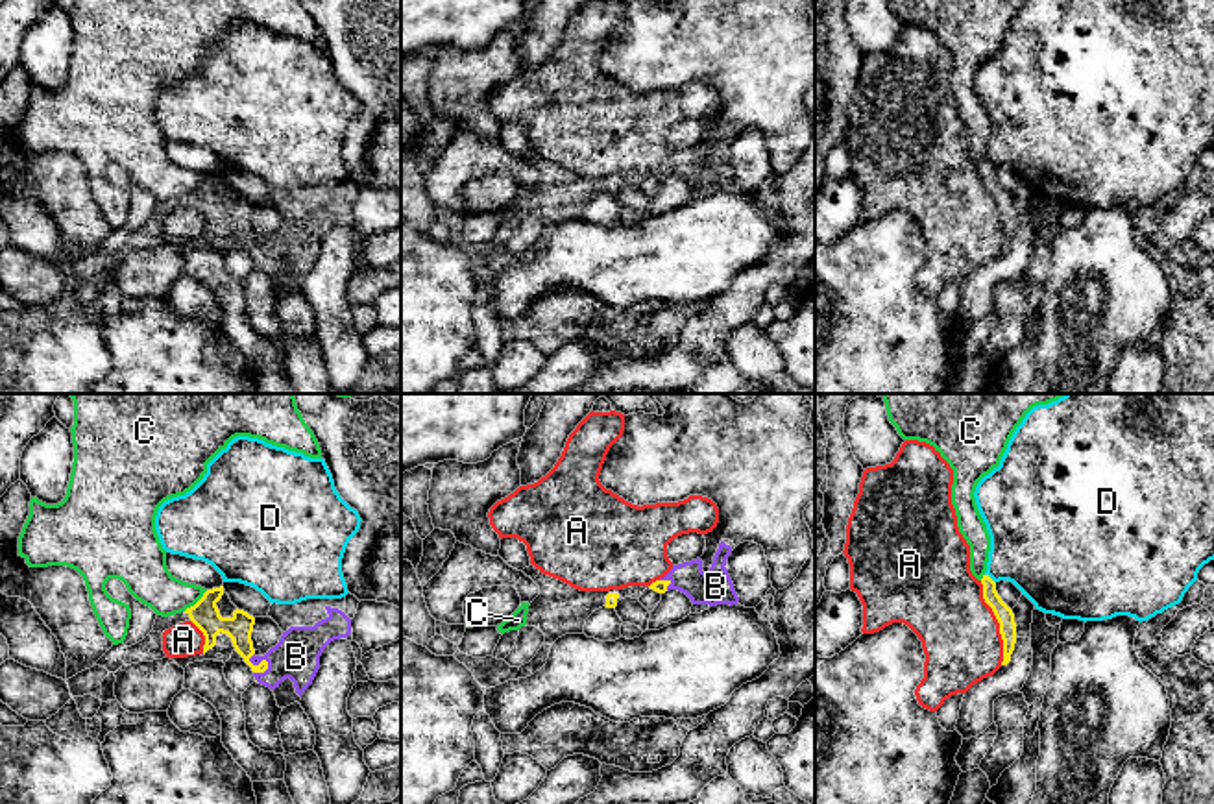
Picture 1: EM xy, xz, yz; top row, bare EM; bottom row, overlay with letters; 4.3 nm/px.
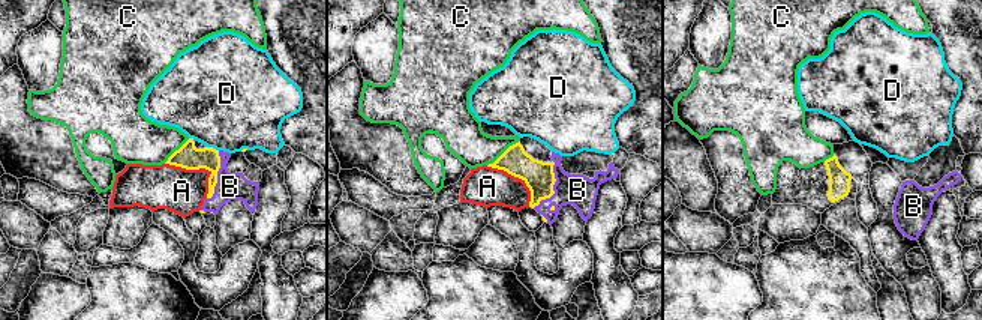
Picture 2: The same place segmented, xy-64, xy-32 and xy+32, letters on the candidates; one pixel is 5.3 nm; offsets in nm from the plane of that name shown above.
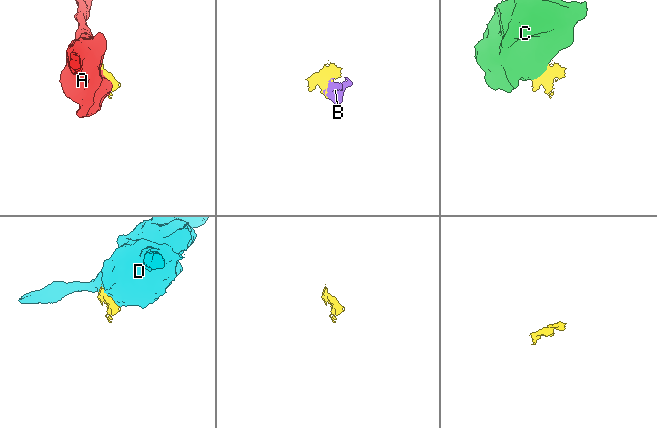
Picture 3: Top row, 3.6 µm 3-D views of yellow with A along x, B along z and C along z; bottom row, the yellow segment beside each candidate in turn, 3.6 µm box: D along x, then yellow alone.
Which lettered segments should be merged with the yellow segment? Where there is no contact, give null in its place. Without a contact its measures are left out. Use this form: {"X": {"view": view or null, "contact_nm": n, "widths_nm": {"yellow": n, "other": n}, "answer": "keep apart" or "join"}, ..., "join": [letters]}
{"A": {"view": "yz", "contact_nm": 380, "widths_nm": {"yellow": 80, "other": 340}, "answer": "keep apart"}, "B": {"view": "xy", "contact_nm": 100, "widths_nm": {"yellow": 120, "other": 200}, "answer": "join"}, "C": {"view": "xy", "contact_nm": 140, "widths_nm": {"yellow": 120, "other": 200}, "answer": "join"}, "D": {"view": "yz", "contact_nm": 60, "widths_nm": {"yellow": 80, "other": 400}, "answer": "keep apart"}, "join": ["B", "C"]}

